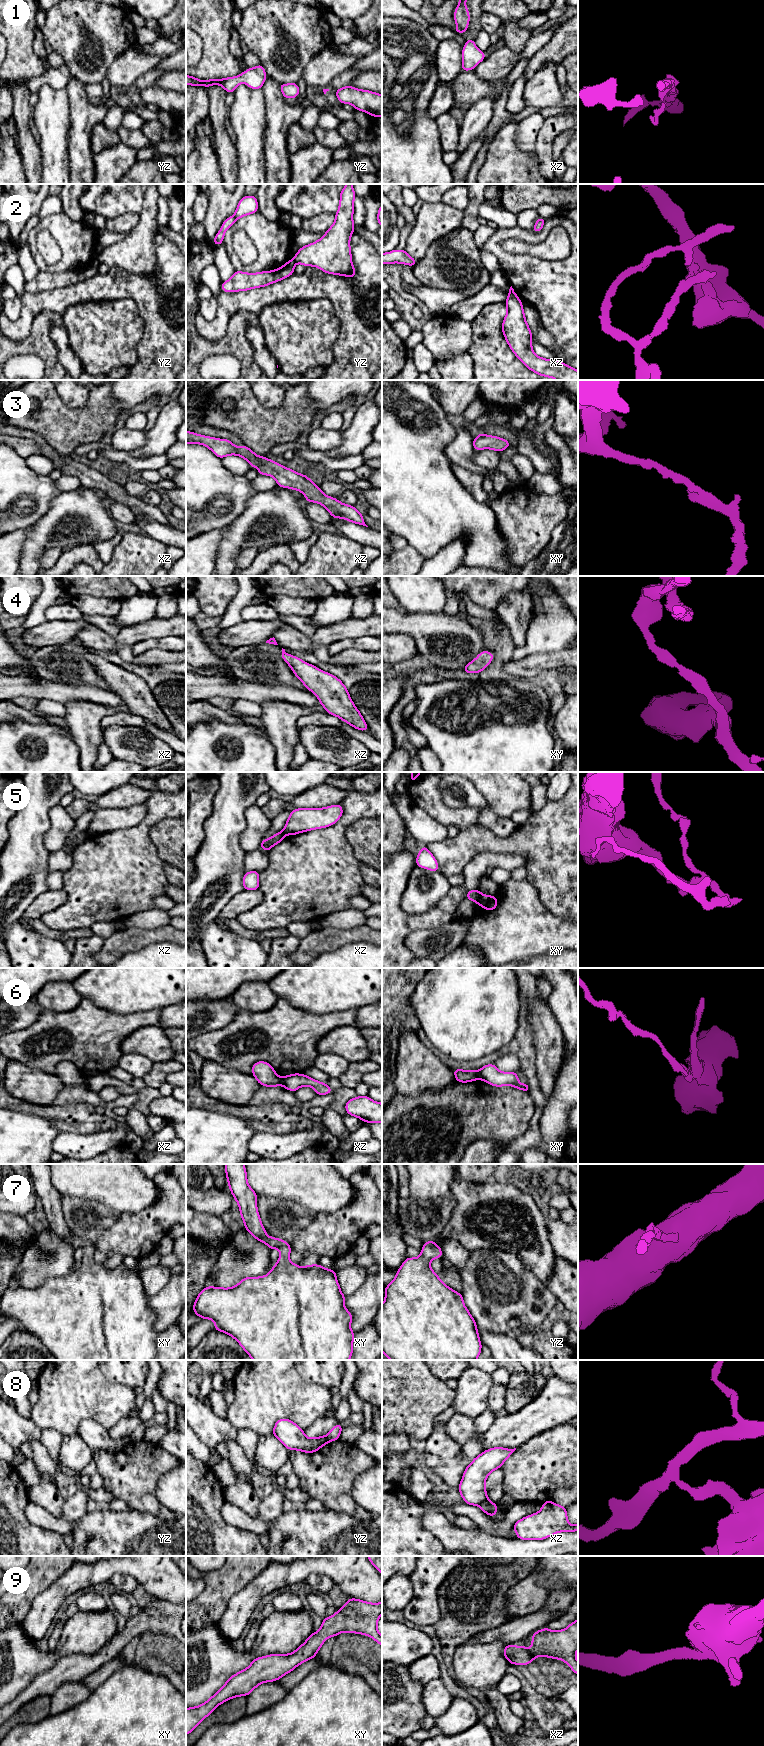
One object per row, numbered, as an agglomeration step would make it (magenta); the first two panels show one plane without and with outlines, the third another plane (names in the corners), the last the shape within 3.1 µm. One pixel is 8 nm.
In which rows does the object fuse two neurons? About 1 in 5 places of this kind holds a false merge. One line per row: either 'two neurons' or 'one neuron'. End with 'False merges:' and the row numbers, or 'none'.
1: one neuron
2: two neurons
3: one neuron
4: one neuron
5: two neurons
6: two neurons
7: one neuron
8: two neurons
9: one neuron
False merges: 2, 5, 6, 8

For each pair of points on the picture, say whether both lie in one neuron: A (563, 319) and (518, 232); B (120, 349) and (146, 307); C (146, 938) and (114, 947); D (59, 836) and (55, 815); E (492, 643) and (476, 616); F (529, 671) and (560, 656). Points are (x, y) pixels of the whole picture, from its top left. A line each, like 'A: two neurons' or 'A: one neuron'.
A: one neuron
B: two neurons
C: one neuron
D: one neuron
E: one neuron
F: one neuron

